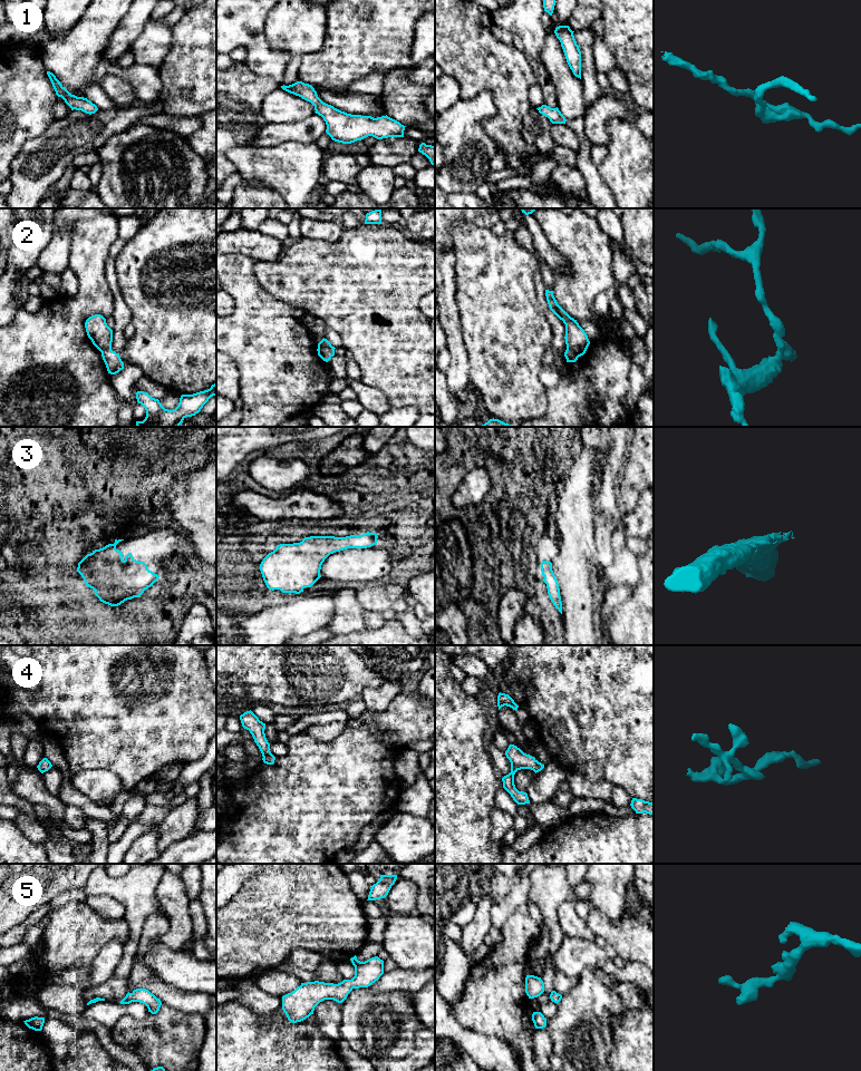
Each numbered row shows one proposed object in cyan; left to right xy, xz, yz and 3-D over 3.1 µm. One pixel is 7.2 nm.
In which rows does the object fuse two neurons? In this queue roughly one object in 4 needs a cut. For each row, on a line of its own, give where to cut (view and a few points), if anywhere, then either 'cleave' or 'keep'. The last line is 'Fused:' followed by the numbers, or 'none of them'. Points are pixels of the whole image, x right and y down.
1: no cut; keep
2: cut in xz along (319, 342), (334, 349); cleave
3: no cut; keep
4: no cut; keep
5: no cut; keep
Fused: 2

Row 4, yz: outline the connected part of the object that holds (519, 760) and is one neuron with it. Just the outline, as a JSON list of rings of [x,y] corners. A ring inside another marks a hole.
[[[510,744],[505,751],[506,758],[511,762],[511,772],[502,778],[503,788],[511,795],[517,805],[530,804],[526,792],[519,791],[514,785],[514,775],[521,769],[531,769],[535,773],[544,768],[534,757],[524,753],[520,748]]]

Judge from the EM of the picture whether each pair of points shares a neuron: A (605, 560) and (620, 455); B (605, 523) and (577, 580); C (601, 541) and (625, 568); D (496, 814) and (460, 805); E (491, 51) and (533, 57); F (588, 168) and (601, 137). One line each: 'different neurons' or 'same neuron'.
A: same neuron
B: different neurons
C: different neurons
D: different neurons
E: different neurons
F: different neurons

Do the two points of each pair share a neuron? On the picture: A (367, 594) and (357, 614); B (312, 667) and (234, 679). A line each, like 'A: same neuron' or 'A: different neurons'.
A: different neurons
B: same neuron

